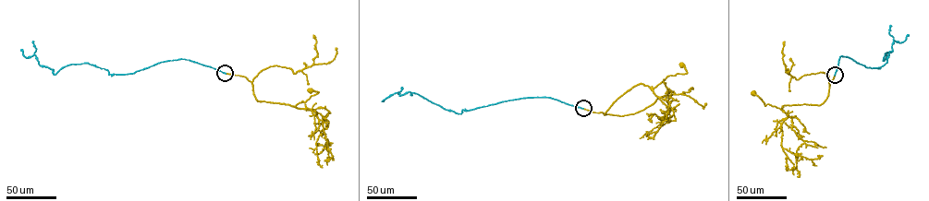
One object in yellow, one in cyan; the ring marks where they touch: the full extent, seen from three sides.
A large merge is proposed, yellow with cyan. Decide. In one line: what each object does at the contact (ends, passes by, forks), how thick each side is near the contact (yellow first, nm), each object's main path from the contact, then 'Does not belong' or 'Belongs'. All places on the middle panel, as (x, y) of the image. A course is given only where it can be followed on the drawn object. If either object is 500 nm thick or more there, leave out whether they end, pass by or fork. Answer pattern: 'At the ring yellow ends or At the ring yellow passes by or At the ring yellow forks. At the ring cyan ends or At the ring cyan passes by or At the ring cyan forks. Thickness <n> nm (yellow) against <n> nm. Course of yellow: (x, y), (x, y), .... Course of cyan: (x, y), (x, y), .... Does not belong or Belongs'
At the ring yellow ends. At the ring cyan ends. Thickness 200 nm (yellow) against 240 nm. Course of yellow: (583, 108), (605, 115), (613, 102), (634, 86), (642, 84), (653, 90), (668, 76), (687, 73), (681, 65). Course of cyan: (583, 108), (548, 97), (528, 97), (458, 113), (409, 91), (400, 96), (397, 92), (382, 100). Does not belong

